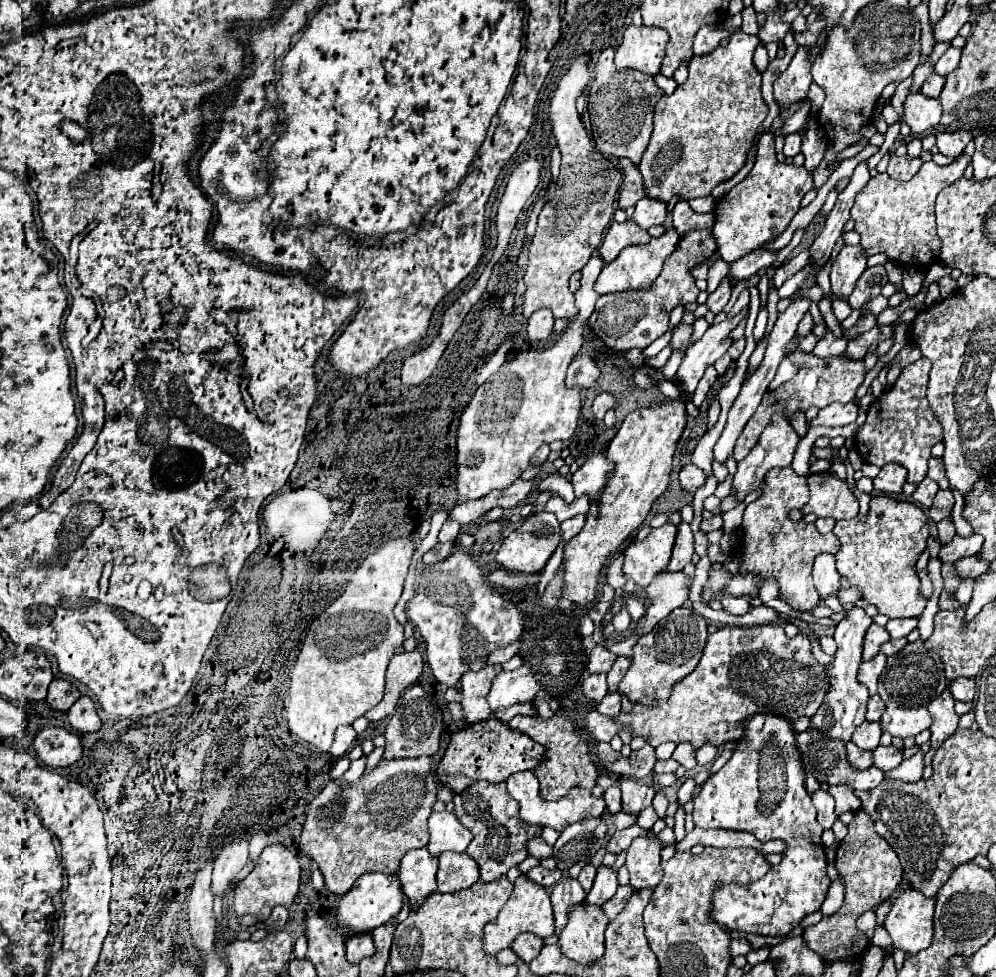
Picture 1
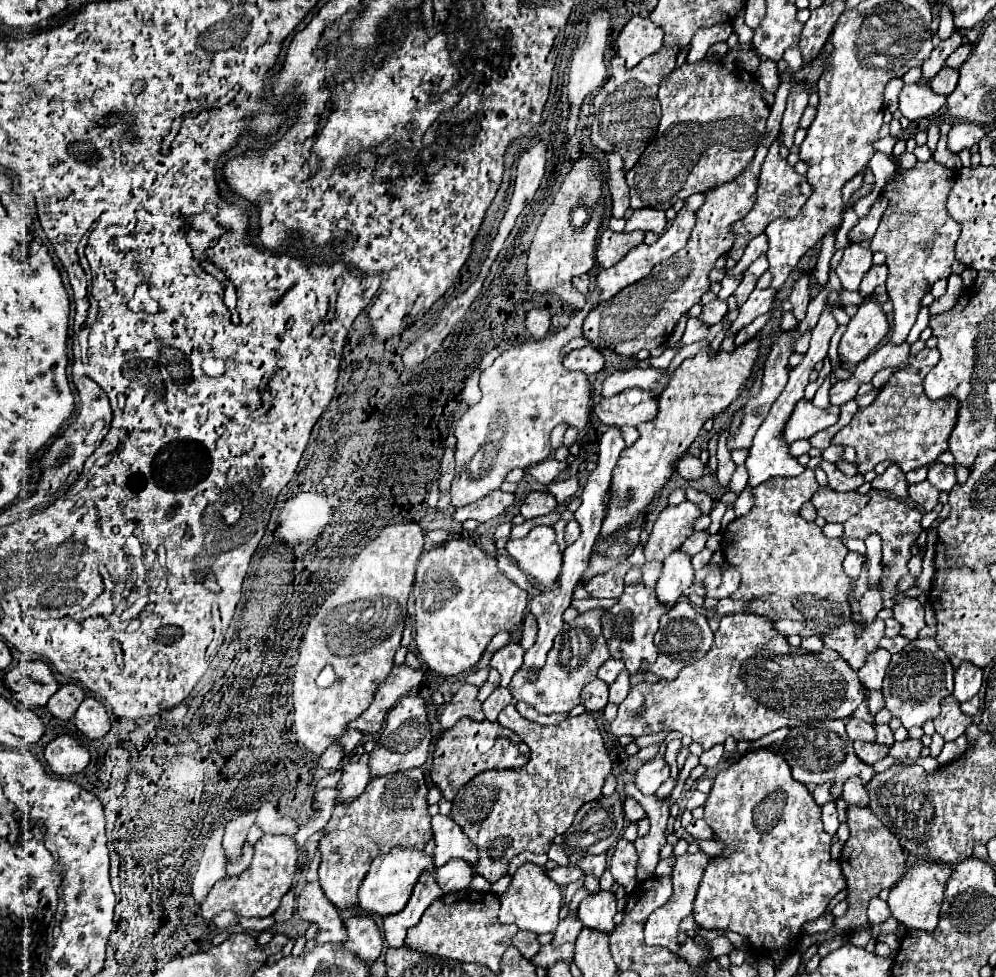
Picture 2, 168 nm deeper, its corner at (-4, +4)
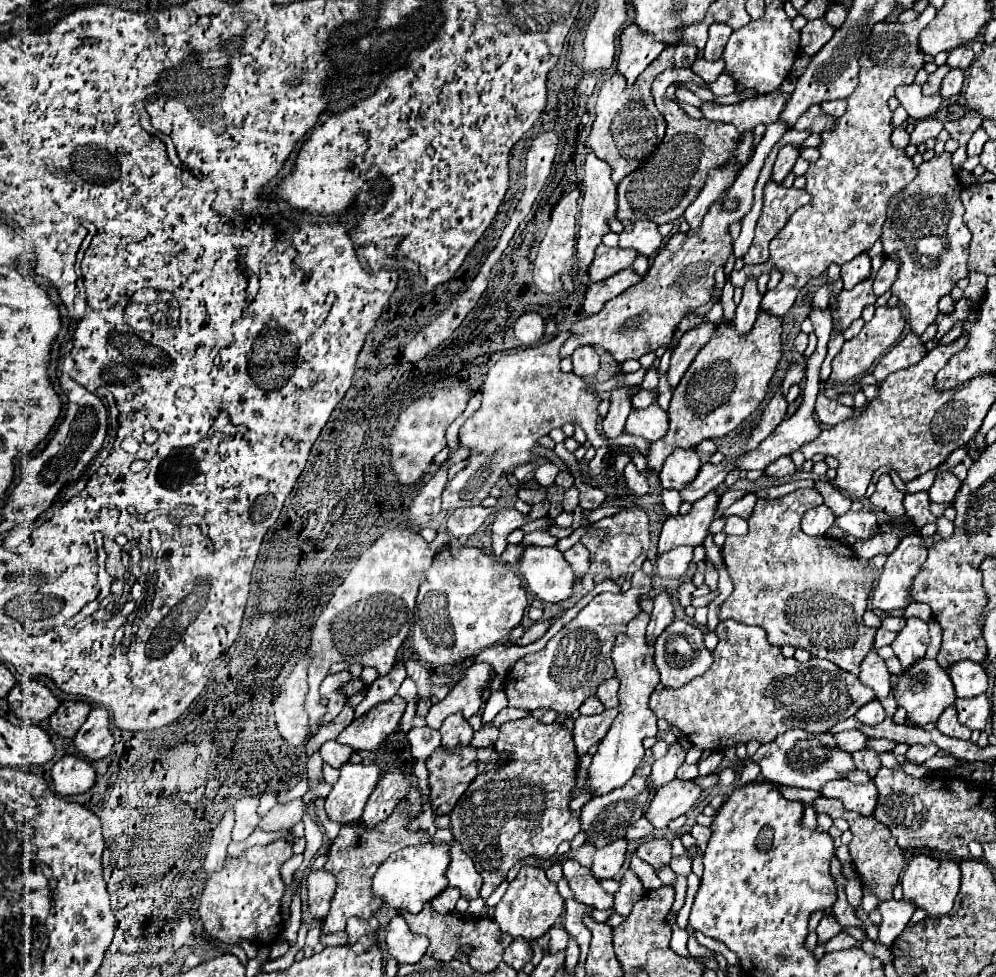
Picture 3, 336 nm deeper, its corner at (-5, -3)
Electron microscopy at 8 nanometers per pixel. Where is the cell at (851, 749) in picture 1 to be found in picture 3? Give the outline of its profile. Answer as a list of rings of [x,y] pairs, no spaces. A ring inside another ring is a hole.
[[[864,748],[864,750],[860,750],[860,752],[854,752],[852,758],[854,758],[856,768],[862,770],[862,772],[866,772],[870,778],[874,778],[876,772],[880,770],[880,766],[882,766],[882,764],[880,764],[880,758],[878,758],[878,752],[868,750],[868,748]]]

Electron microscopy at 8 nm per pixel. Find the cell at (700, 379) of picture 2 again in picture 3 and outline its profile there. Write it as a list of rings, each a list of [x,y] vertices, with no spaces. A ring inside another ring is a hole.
[[[766,310],[758,312],[758,318],[748,334],[738,334],[732,322],[716,324],[714,334],[706,346],[692,360],[686,376],[674,390],[668,416],[670,430],[658,442],[652,442],[646,456],[648,468],[660,472],[664,460],[674,448],[694,448],[708,438],[720,438],[740,426],[764,400],[770,380],[782,360],[782,318],[772,316]]]

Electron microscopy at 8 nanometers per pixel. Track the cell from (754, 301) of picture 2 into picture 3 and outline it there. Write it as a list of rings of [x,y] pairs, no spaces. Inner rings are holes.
[[[786,272],[784,278],[780,280],[780,284],[774,290],[768,290],[762,298],[762,310],[768,310],[776,316],[784,316],[792,304],[796,302],[798,296],[798,288],[796,284],[796,276],[792,272]]]

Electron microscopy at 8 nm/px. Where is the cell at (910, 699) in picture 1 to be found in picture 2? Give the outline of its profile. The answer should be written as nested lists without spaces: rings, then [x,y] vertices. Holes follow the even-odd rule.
[[[933,637],[915,639],[903,651],[891,657],[887,675],[883,679],[885,707],[893,713],[893,717],[901,719],[905,729],[923,727],[925,721],[939,715],[939,701],[951,695],[953,673],[955,669],[949,665],[945,651],[935,643]]]

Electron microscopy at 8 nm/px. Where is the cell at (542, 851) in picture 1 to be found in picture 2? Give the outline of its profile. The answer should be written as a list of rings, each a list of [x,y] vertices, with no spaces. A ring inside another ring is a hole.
[[[553,843],[551,845],[551,849],[549,849],[549,859],[553,859],[557,865],[569,865],[569,861],[567,861],[567,855],[565,855],[565,851],[563,851],[563,847],[561,845],[557,845],[557,843]]]

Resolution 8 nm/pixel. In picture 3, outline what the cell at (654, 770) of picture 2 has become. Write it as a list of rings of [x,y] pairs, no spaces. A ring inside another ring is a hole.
[[[674,742],[668,750],[670,750],[670,752],[668,752],[664,758],[660,758],[660,760],[656,760],[656,762],[652,764],[652,774],[650,774],[650,778],[652,778],[652,782],[654,782],[656,788],[668,784],[668,780],[674,780],[678,766],[680,766],[680,764],[684,762],[684,758],[686,758],[686,750],[684,750],[678,742]]]

